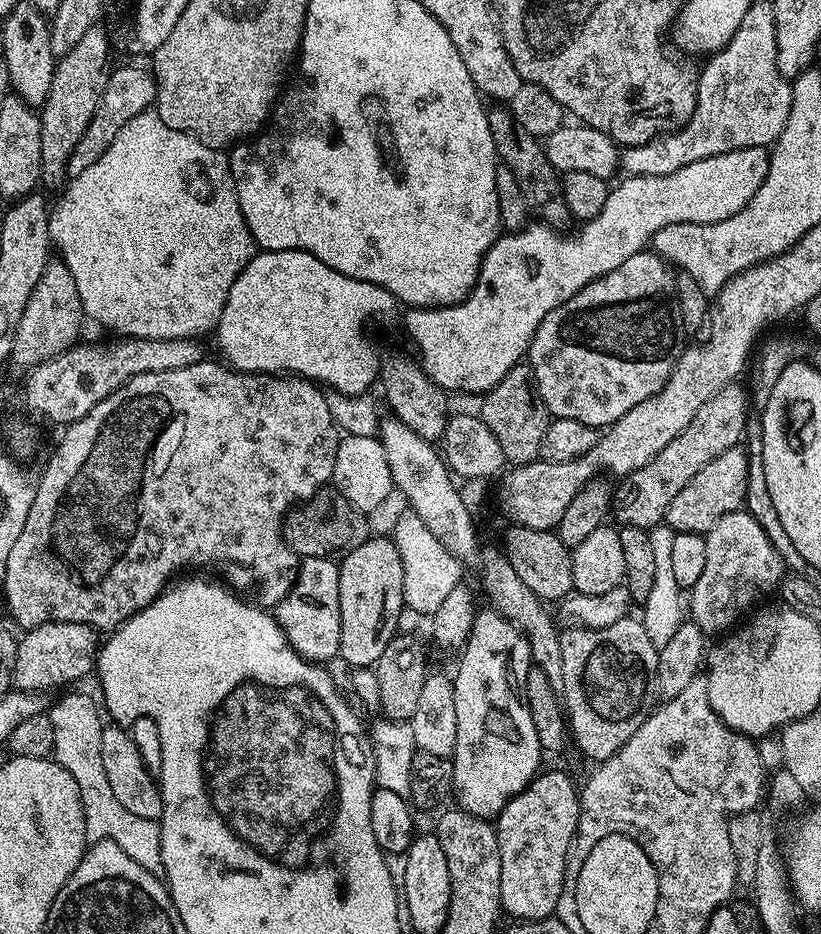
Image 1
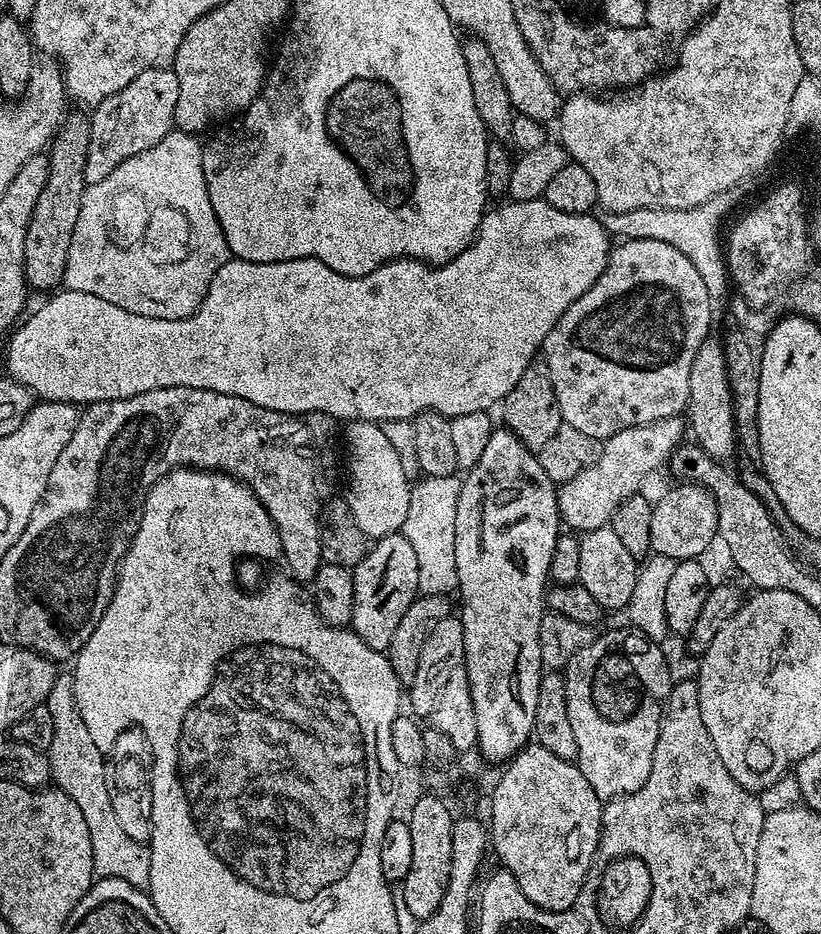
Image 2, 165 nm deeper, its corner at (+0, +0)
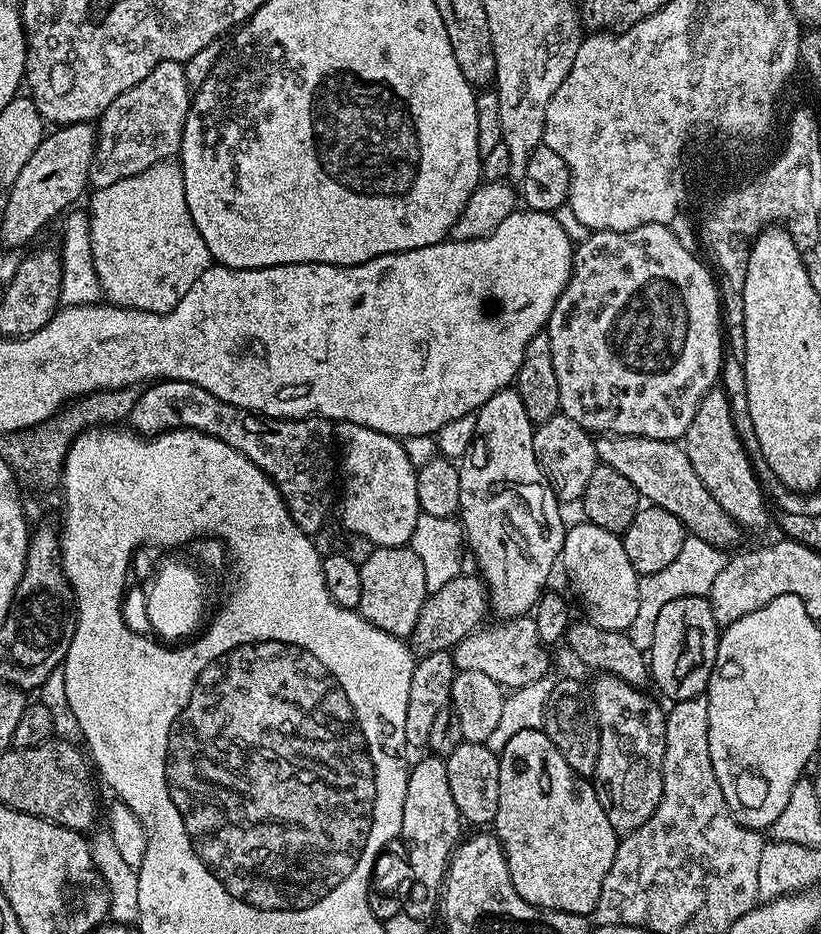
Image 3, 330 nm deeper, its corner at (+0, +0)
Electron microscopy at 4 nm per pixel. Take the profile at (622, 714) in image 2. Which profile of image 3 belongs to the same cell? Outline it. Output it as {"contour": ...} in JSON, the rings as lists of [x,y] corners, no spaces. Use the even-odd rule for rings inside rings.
{"contour":[[[600,674],[595,677],[592,688],[590,684],[590,711],[595,719],[596,728],[600,731],[598,746],[598,766],[594,777],[594,787],[598,794],[598,802],[602,802],[602,810],[606,810],[606,818],[610,818],[610,826],[618,834],[627,834],[638,830],[658,810],[658,802],[664,793],[664,747],[666,746],[665,709],[660,709],[659,699],[651,700],[647,691],[636,688],[633,684],[622,682],[622,678]]]}

